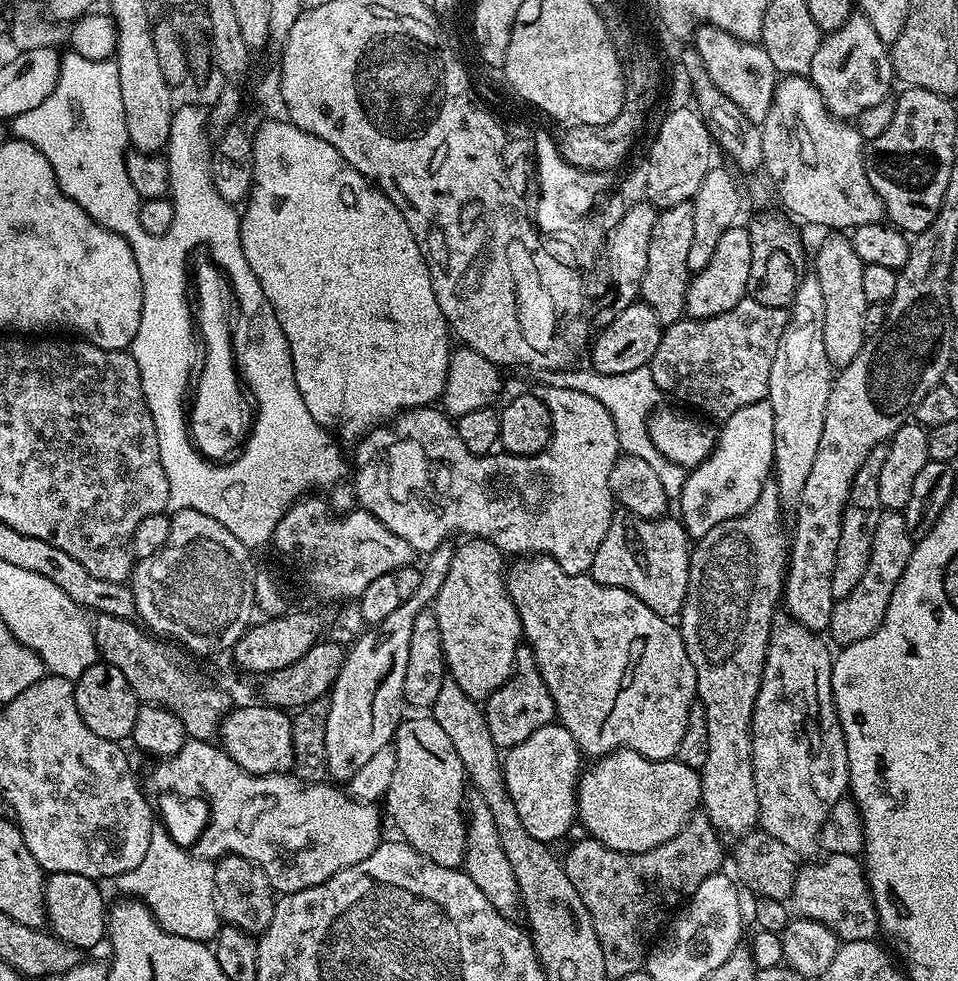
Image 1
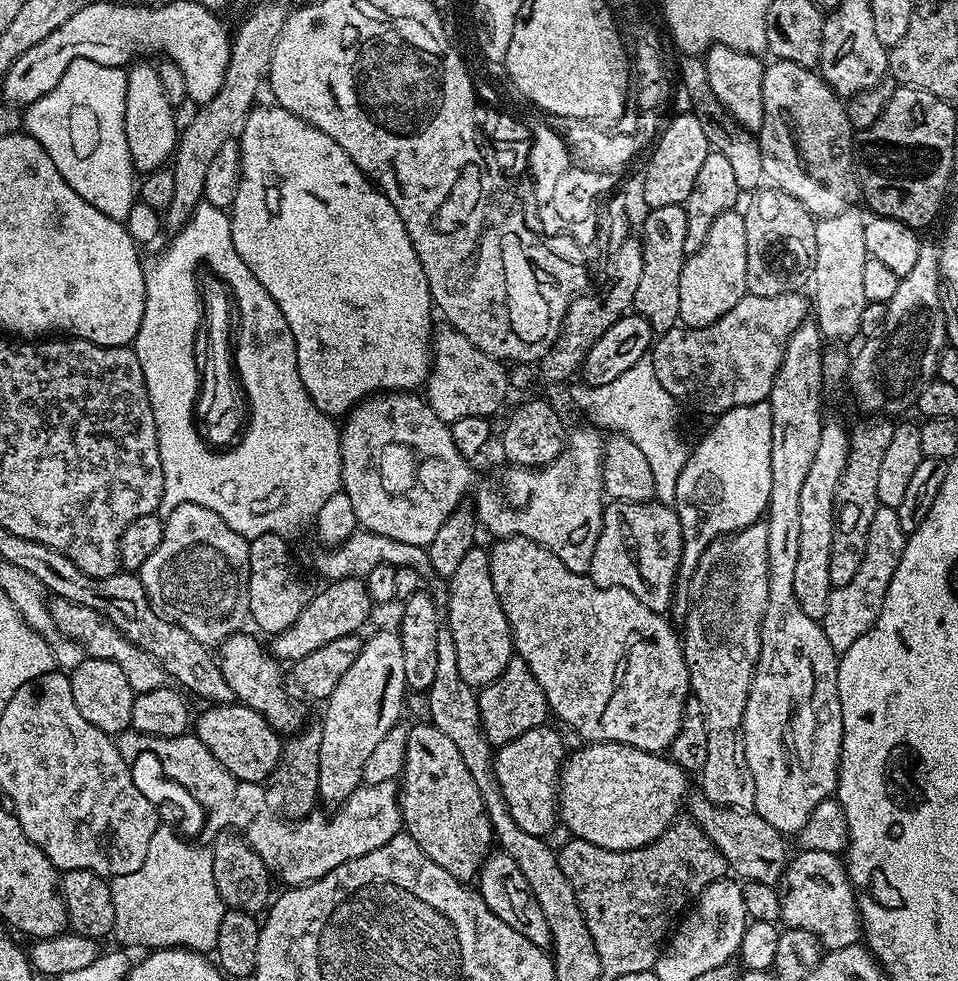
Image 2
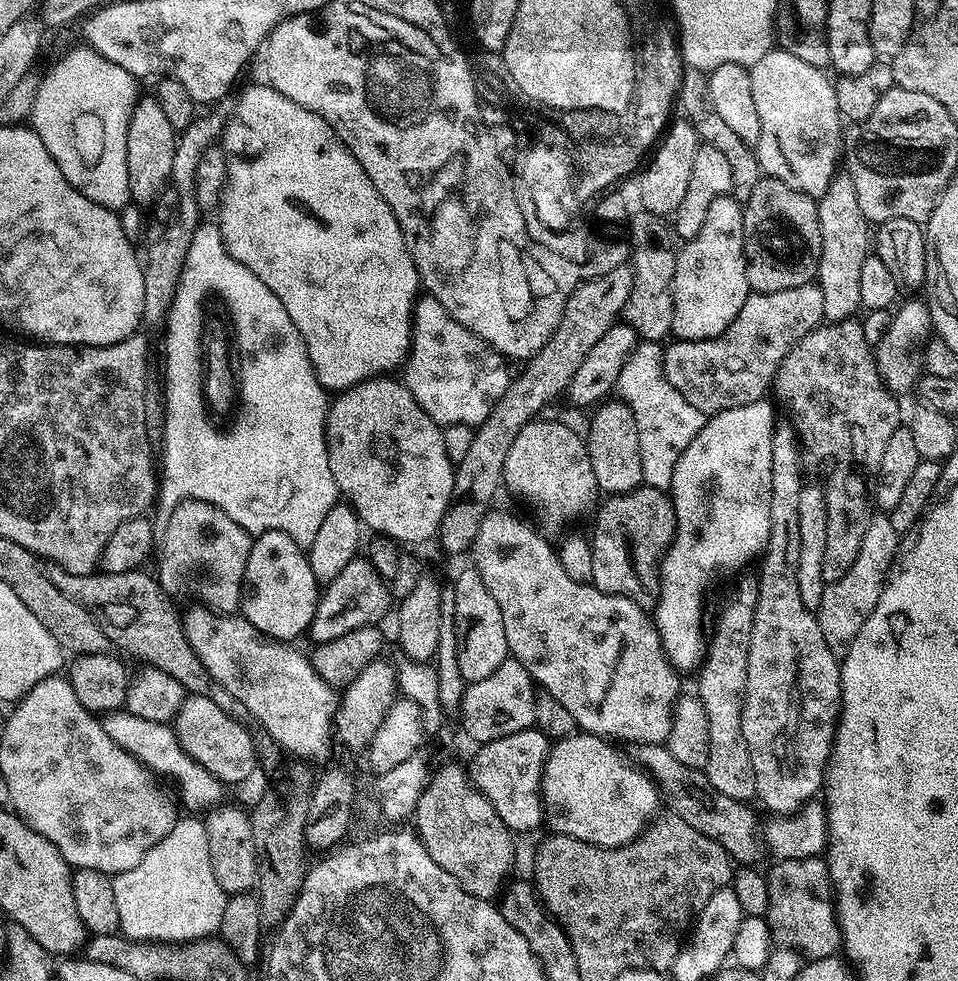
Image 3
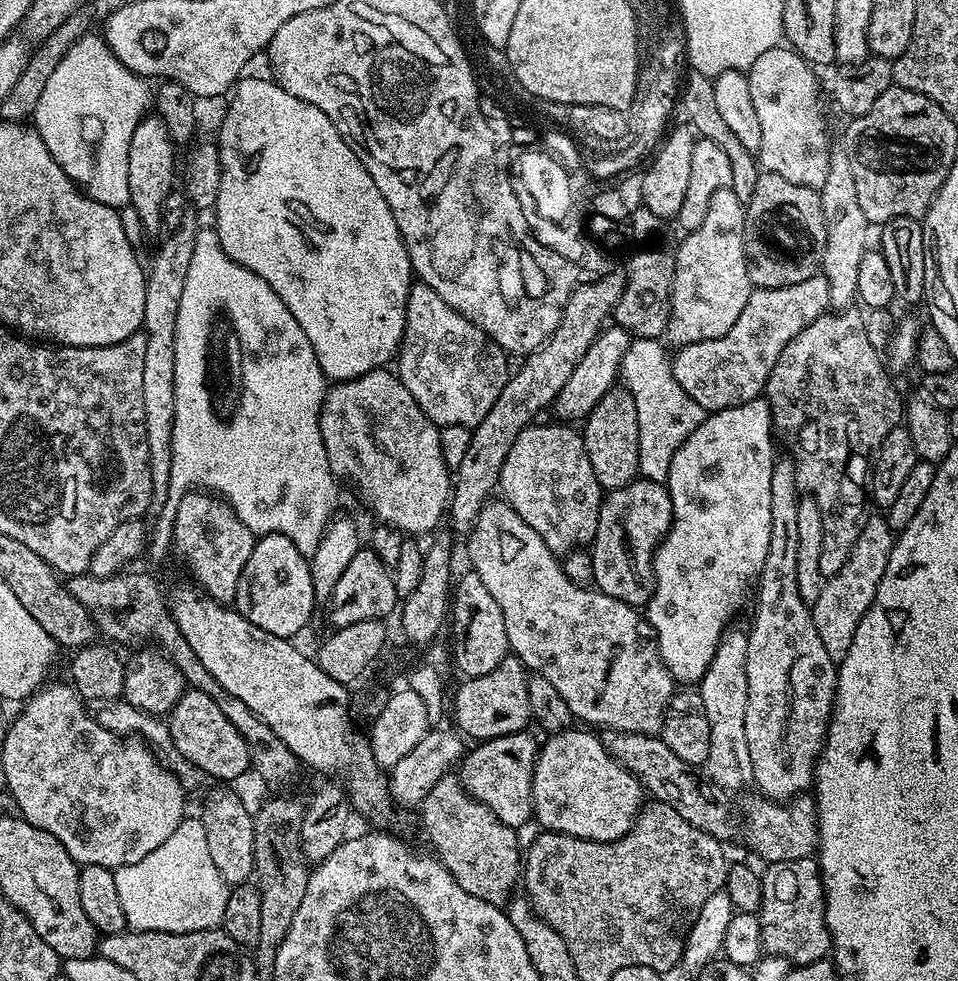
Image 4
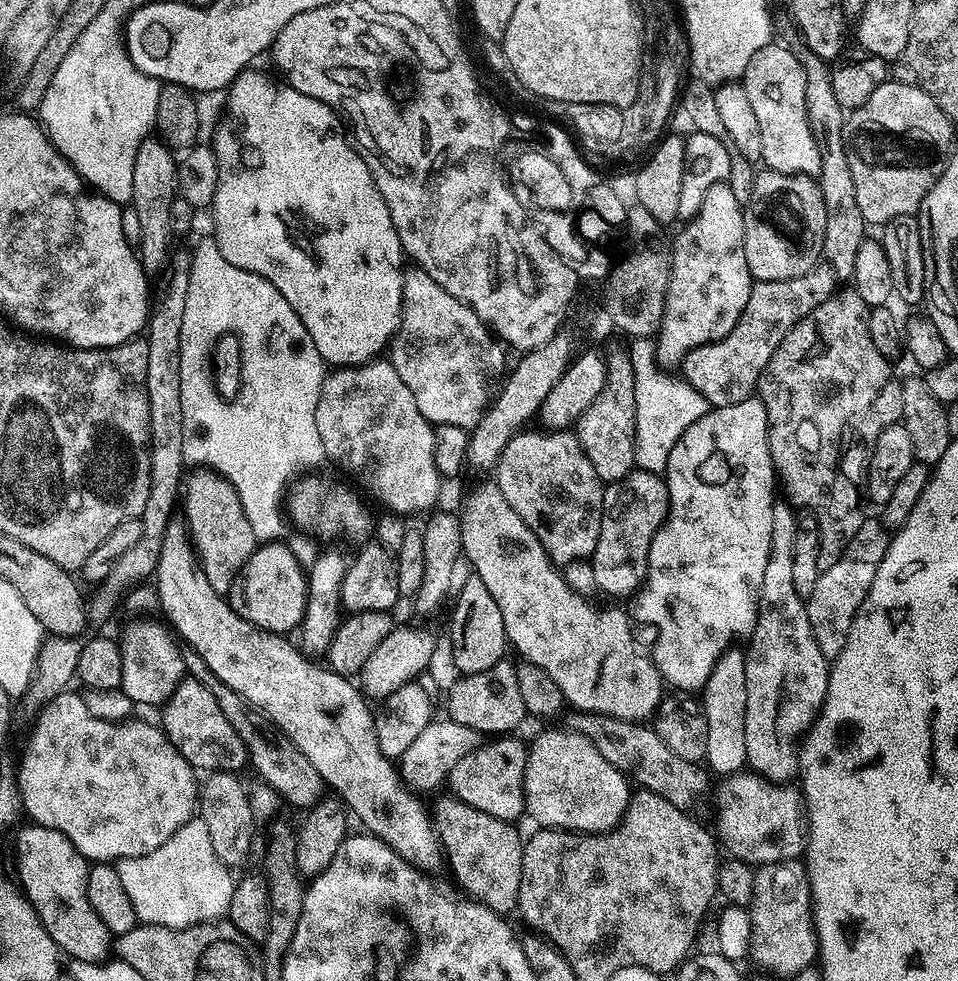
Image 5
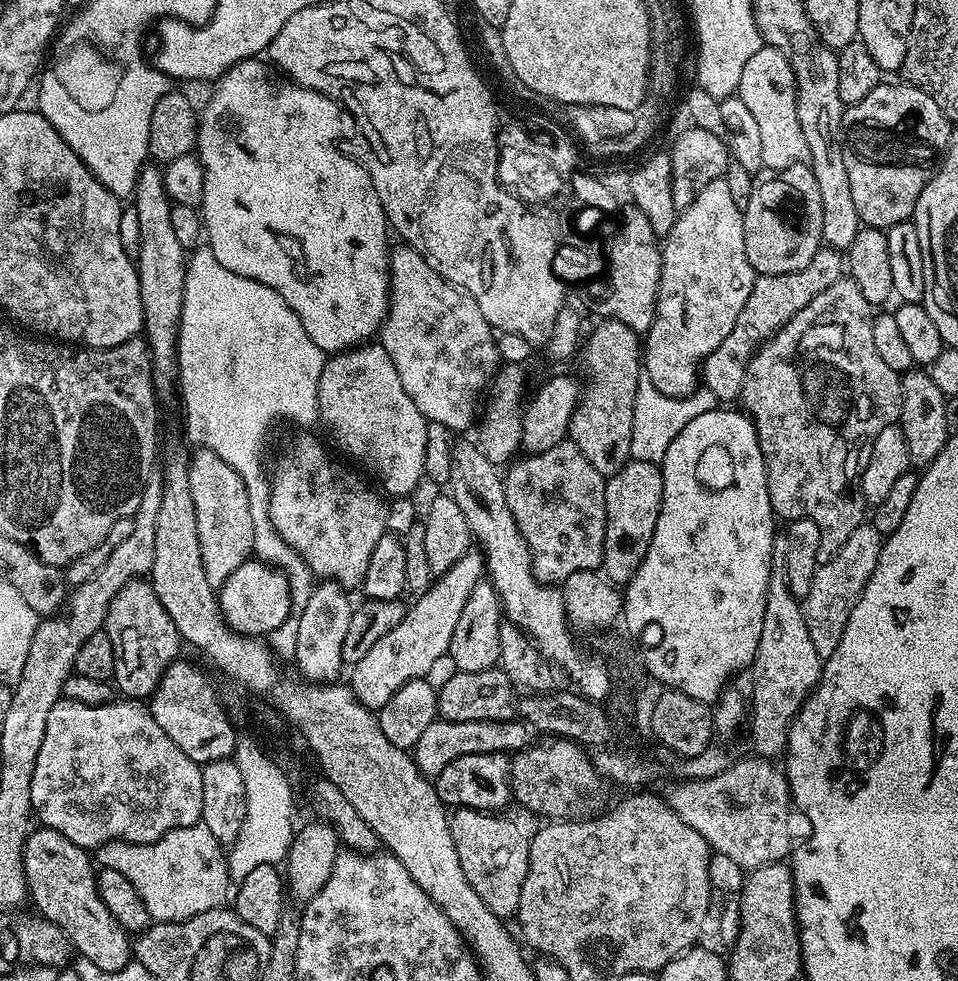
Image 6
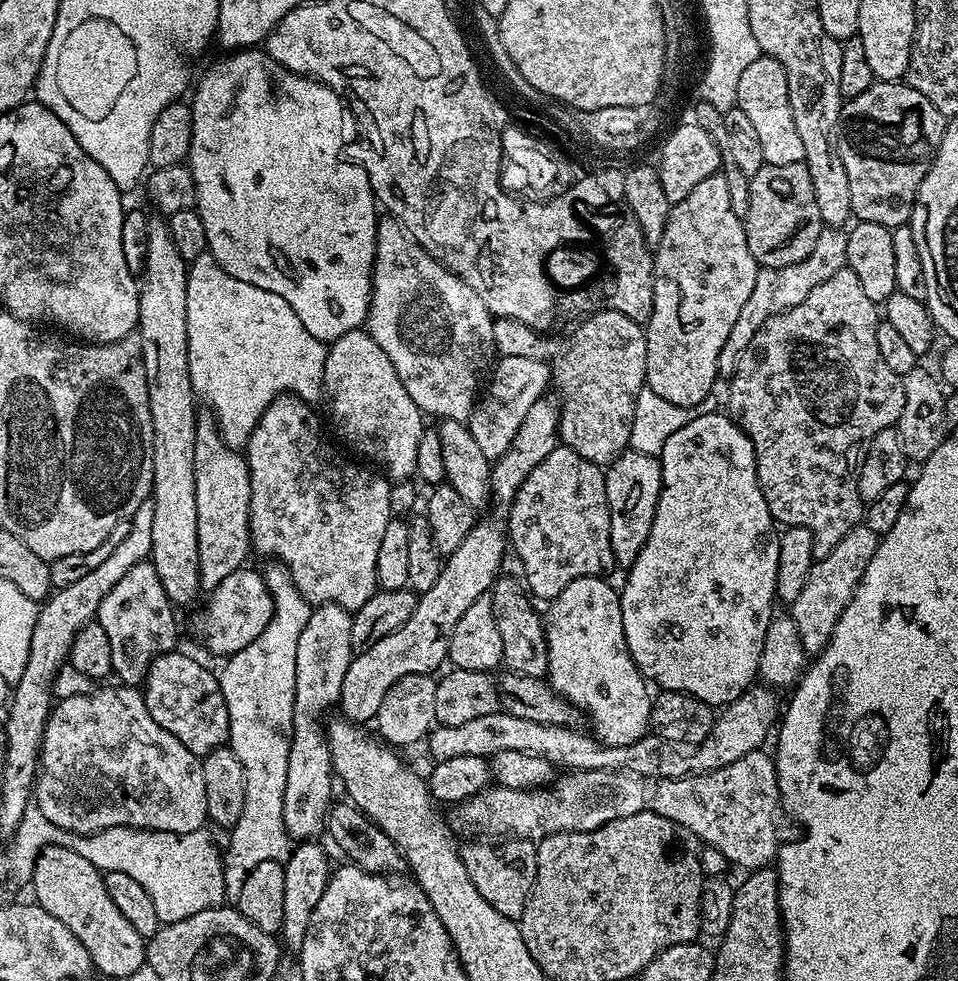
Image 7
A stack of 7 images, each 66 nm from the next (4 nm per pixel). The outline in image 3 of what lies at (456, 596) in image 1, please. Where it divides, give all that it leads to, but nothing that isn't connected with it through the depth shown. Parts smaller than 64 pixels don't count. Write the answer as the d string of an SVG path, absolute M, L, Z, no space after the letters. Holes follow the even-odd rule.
M468 566L454 576L457 592L457 642L458 665L468 684L482 682L489 674L494 674L510 653L506 642L506 626L502 626L502 610L498 610L498 602L494 602L494 594L486 590L486 582L482 580L475 567Z

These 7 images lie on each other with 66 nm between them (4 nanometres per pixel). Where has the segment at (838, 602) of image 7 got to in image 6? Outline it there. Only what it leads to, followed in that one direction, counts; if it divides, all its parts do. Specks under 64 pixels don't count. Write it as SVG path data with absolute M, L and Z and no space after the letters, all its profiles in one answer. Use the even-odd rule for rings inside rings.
M865 522L858 526L858 530L854 530L854 534L850 534L850 538L846 538L846 546L842 546L838 554L830 558L830 562L817 567L810 594L806 594L802 607L810 642L814 642L814 650L818 650L821 661L828 660L830 654L838 650L850 610L854 610L866 582L870 582L870 574L874 574L874 566L878 566L881 543L878 530L874 530L871 522Z

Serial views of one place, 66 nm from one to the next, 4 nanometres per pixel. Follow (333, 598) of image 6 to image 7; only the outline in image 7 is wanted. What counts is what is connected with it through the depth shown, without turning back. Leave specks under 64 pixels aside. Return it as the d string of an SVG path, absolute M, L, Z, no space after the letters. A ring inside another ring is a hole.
M321 604L317 605L306 622L306 626L303 627L301 637L298 638L297 645L297 657L295 659L295 700L294 700L294 722L292 723L292 735L289 737L291 742L290 756L287 759L287 776L286 776L286 789L283 794L283 824L288 835L295 841L304 842L307 840L315 839L320 832L323 833L325 826L327 825L327 817L329 810L332 806L332 780L334 784L334 773L332 771L332 752L329 750L327 744L327 735L320 718L322 714L329 708L330 704L335 705L339 699L342 688L342 681L346 678L346 671L349 669L349 664L353 658L352 643L350 642L350 626L352 625L351 613L345 611L344 608L337 604Z

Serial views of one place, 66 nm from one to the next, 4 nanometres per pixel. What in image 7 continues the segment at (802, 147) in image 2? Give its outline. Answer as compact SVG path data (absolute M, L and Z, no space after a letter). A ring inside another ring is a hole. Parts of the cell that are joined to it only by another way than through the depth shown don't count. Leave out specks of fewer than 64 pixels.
M761 54L757 60L750 62L750 66L746 66L746 71L742 73L742 78L738 82L736 107L742 110L742 114L750 117L750 122L756 128L762 145L762 158L766 164L790 166L803 161L802 137L798 134L798 126L794 126L794 114L790 110L790 90L786 82L786 70L782 70L782 66L777 60Z

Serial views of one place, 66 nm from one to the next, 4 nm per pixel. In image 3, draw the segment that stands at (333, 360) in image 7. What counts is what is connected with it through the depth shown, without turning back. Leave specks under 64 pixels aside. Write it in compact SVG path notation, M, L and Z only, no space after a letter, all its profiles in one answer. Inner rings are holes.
M387 375L378 376L375 380L364 380L361 384L355 384L352 388L346 388L339 393L329 403L328 406L328 429L326 430L326 438L328 439L328 461L330 462L330 474L334 474L334 482L336 483L336 491L349 505L361 525L365 529L373 528L373 533L389 536L390 539L408 544L416 544L419 540L428 540L437 535L440 531L440 523L448 509L448 503L452 497L454 490L454 478L456 477L456 469L452 459L448 456L446 450L446 442L444 441L444 433L441 425L436 424L430 414L426 414L426 410L422 410L422 406L418 406L416 399L412 397L412 391L408 389L408 385L399 379L389 378Z

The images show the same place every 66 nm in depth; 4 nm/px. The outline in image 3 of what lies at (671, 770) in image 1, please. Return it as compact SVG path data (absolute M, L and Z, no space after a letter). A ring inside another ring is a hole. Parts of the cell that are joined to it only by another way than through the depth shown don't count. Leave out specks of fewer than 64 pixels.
M581 731L572 737L555 741L549 747L540 790L544 797L544 824L552 827L553 833L573 836L594 846L617 848L635 840L657 815L656 807L662 804L662 792L656 780L629 757L628 761L616 748L619 747L605 737L591 736L589 732Z

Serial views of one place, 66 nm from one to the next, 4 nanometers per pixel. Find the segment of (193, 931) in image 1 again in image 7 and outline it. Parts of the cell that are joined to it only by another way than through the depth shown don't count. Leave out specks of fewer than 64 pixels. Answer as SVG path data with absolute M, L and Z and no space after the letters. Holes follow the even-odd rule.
M114 826L92 834L96 838L92 839L92 848L96 848L96 856L92 856L94 867L103 873L130 874L130 878L150 894L161 925L182 922L182 918L190 918L190 914L225 903L222 852L219 847L216 849L208 830L174 834L152 832L149 828Z

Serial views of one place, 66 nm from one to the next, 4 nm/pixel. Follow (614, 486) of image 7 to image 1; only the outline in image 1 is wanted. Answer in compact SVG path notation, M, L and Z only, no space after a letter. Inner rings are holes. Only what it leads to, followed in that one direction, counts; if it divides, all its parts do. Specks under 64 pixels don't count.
M625 511L613 515L610 530L606 530L606 538L602 538L598 554L594 554L590 575L599 584L634 594L646 602L654 614L676 618L688 593L688 571L692 558L688 529L679 519L668 519L647 520Z

